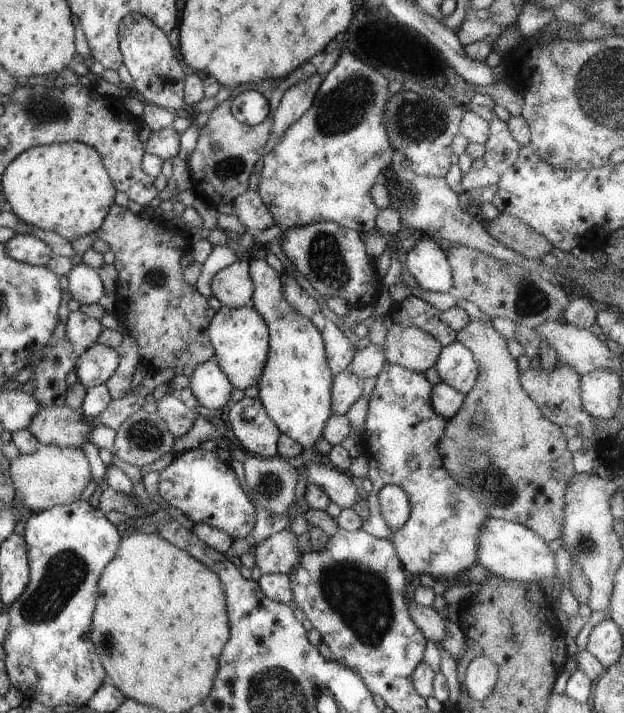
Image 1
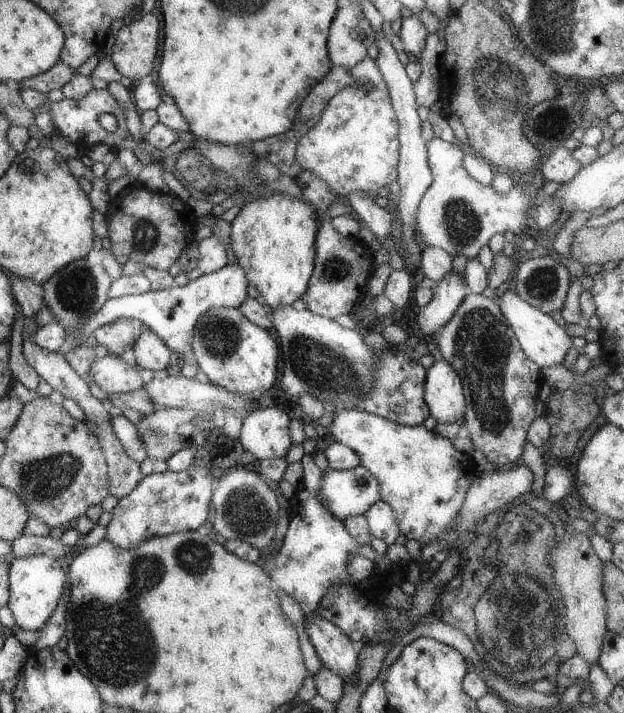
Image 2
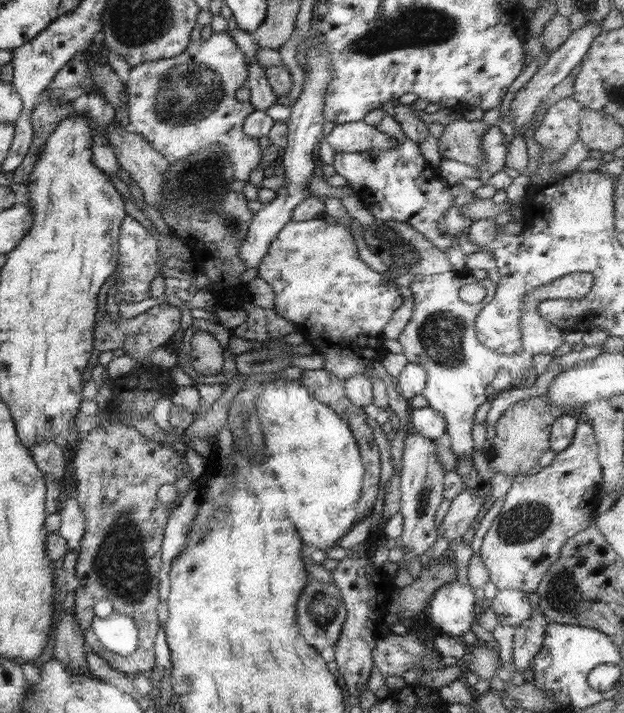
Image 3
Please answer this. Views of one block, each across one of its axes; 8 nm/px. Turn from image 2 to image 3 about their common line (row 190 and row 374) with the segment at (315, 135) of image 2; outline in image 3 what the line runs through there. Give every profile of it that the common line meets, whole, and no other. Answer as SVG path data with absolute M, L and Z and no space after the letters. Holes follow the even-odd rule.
M326 217L288 221L259 264L257 276L272 285L276 314L292 322L304 335L306 342L316 350L315 353L326 358L326 372L334 374L342 382L358 374L368 378L379 378L374 369L374 362L382 364L382 360L390 354L384 346L388 339L383 330L392 315L402 306L403 298L398 293L399 286L394 281L385 279L382 273L374 271L360 259L358 246L350 233L350 228Z

